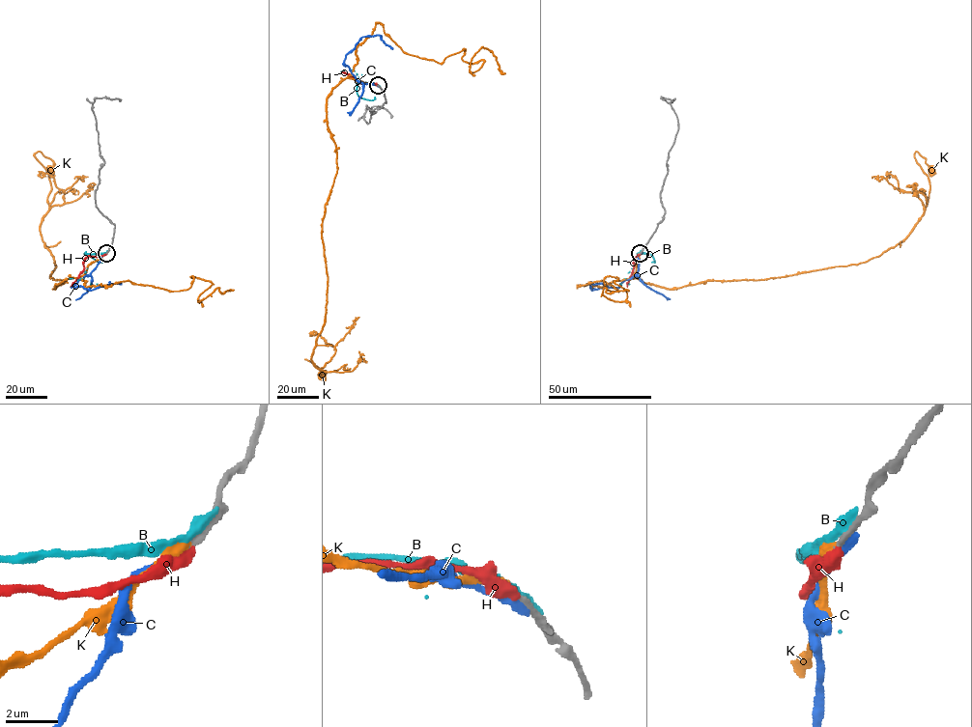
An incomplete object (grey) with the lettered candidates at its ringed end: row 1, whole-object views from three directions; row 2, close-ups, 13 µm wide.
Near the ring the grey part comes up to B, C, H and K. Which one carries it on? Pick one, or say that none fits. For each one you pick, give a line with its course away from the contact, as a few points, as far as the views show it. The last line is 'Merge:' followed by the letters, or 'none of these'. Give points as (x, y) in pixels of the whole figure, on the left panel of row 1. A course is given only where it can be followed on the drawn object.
K: course (106, 253), (55, 289), (66, 281), (50, 276), (40, 227), (50, 181), (34, 154), (51, 169)
Merge: K

